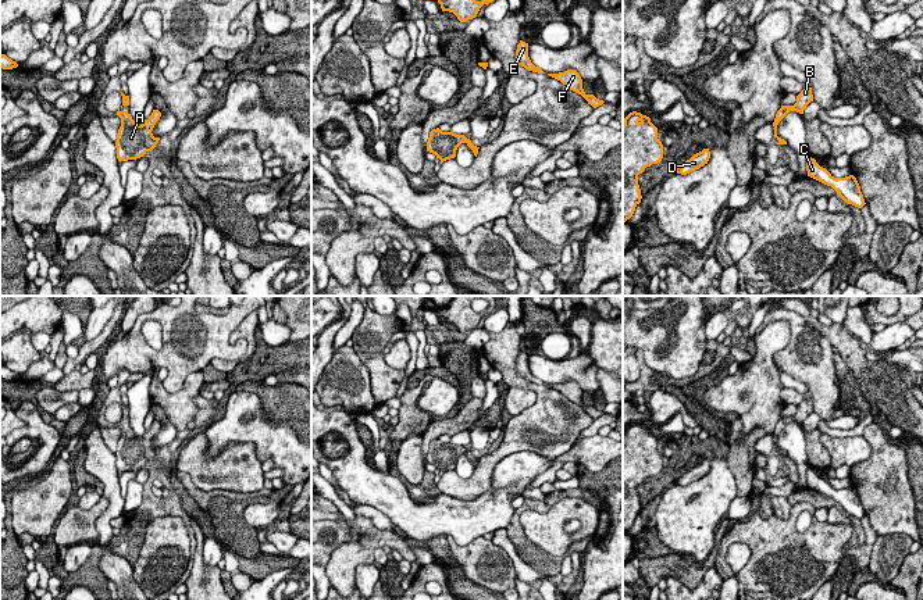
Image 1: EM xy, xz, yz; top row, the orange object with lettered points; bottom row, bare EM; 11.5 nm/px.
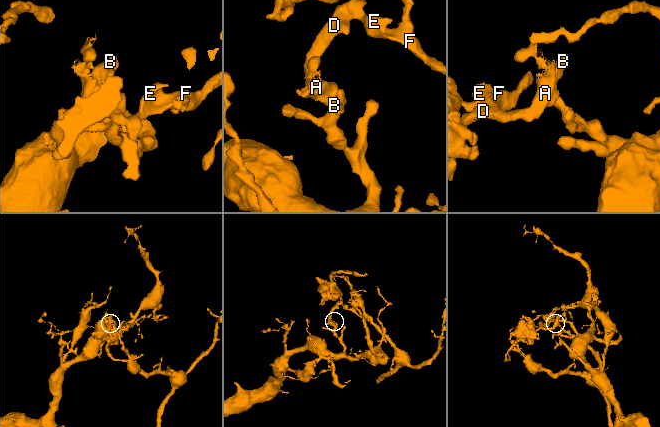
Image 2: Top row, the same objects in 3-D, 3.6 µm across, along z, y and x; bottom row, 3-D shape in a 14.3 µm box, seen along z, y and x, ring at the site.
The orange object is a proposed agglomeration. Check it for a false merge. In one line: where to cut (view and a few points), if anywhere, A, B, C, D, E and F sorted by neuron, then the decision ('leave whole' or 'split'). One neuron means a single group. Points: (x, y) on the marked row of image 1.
xy (154, 138), (156, 143) | A B D E F / C | split

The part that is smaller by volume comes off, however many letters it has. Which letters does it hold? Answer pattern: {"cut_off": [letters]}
{"cut_off": ["A", "B", "D", "E", "F"]}

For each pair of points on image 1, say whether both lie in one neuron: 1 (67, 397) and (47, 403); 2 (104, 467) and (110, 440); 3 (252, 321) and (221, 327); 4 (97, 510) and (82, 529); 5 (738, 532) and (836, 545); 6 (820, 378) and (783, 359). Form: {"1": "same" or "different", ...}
{"1": "same", "2": "different", "3": "different", "4": "same", "5": "same", "6": "same"}

